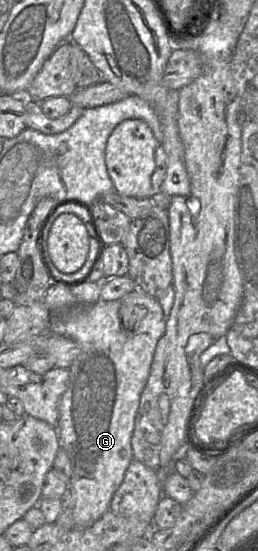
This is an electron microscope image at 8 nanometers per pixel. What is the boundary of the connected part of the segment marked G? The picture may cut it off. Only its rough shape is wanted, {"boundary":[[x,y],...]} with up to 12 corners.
{"boundary":[[138,288],[48,332],[81,349],[56,429],[76,528],[110,510],[166,318]]}

